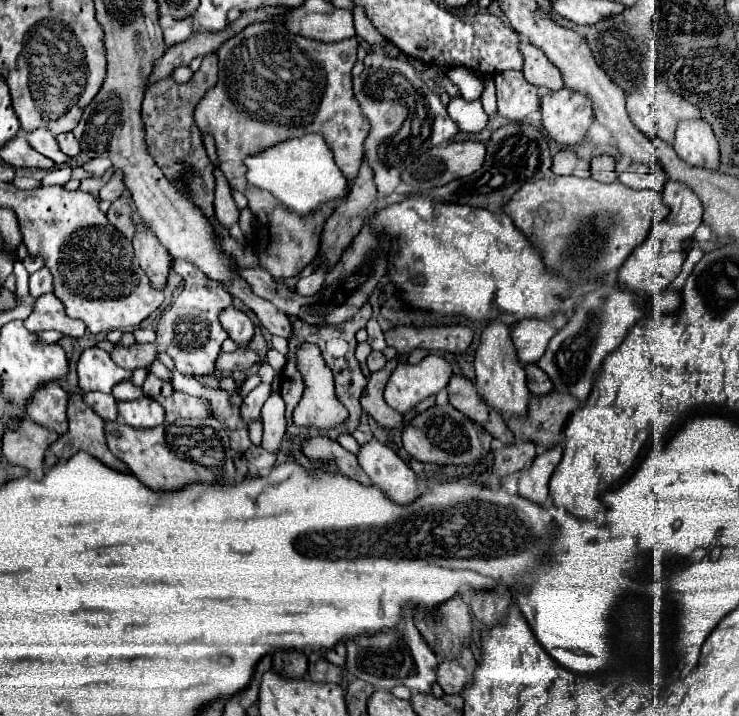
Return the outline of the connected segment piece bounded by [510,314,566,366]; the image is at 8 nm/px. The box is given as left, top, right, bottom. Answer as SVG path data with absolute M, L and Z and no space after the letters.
M556 314L552 320L522 320L520 326L514 326L510 338L514 340L516 356L522 366L534 364L544 354L548 340L566 324L566 316Z

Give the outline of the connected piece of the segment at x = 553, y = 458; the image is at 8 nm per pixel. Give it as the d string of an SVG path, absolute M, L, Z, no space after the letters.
M560 446L540 452L536 456L536 460L528 468L524 468L524 472L520 472L518 496L544 506L544 502L548 500L548 480L550 480L554 468L558 466L560 458L562 458Z

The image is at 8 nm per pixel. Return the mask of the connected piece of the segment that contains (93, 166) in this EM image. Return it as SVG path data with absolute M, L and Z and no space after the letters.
M88 160L88 162L84 164L84 170L90 172L92 178L102 178L104 172L106 172L106 168L110 168L110 166L112 166L112 164L108 164L108 160Z

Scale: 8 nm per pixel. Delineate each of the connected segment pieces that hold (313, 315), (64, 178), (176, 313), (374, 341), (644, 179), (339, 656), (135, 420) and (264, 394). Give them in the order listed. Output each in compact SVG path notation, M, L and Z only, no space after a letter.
M364 226L360 230L360 234L352 240L352 244L344 250L344 254L342 254L340 262L336 264L336 268L326 276L322 290L318 294L310 296L310 298L302 298L296 292L288 290L282 282L272 280L272 276L268 276L268 272L264 272L262 268L246 268L246 270L238 268L238 272L252 286L254 294L258 294L260 298L272 302L286 316L304 320L310 326L338 326L342 322L352 320L358 314L358 310L370 300L370 296L376 290L380 278L386 276L388 252L390 252L390 244L386 240L376 238L370 232L370 228Z
M62 166L62 168L56 168L56 170L50 170L44 178L42 178L42 184L40 186L52 186L52 184L64 184L70 180L70 174L72 174L72 168L70 166Z
M176 260L172 268L176 274L184 278L184 290L176 298L172 308L160 316L160 322L156 328L156 342L154 344L134 344L132 348L114 348L110 356L118 366L126 370L134 370L134 368L148 368L156 360L156 352L168 352L178 372L188 374L188 376L212 374L220 346L228 338L228 334L220 326L218 316L222 310L232 306L232 296L224 290L222 284L208 280L198 268L194 268L188 262Z
M370 319L366 325L368 333L367 342L370 344L372 350L383 351L387 347L384 333L375 319Z
M632 164L630 166L632 172L624 172L618 176L618 180L622 184L626 184L628 188L634 188L634 190L654 190L654 192L662 192L664 184L666 184L666 174L658 168L656 172L652 174L634 174L634 172L646 172L646 168L638 166L638 164Z
M338 642L334 648L330 648L330 650L324 650L322 652L332 664L338 664L338 666L344 666L344 662L346 662L346 650L344 650L344 644L342 642Z
M140 396L132 402L118 402L120 420L132 428L154 428L164 424L166 412L150 396Z
M258 384L242 402L242 416L246 420L246 424L250 424L254 418L260 416L260 410L262 410L262 404L264 400L268 398L270 394L270 386L268 384Z

